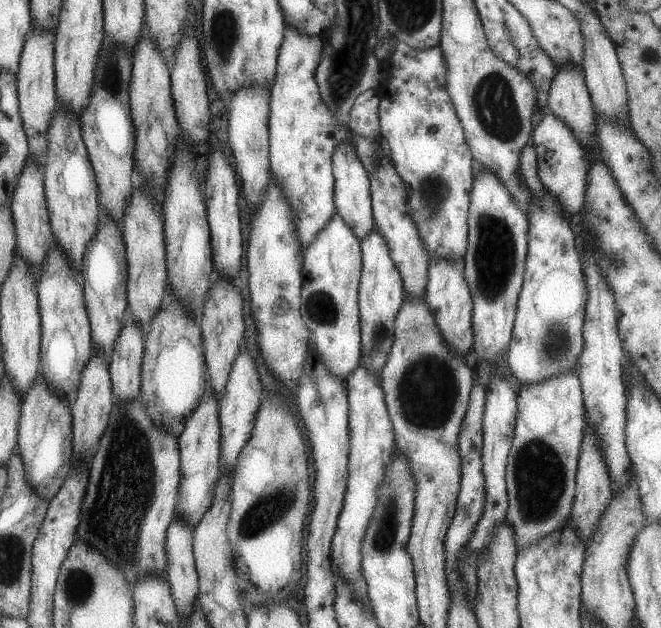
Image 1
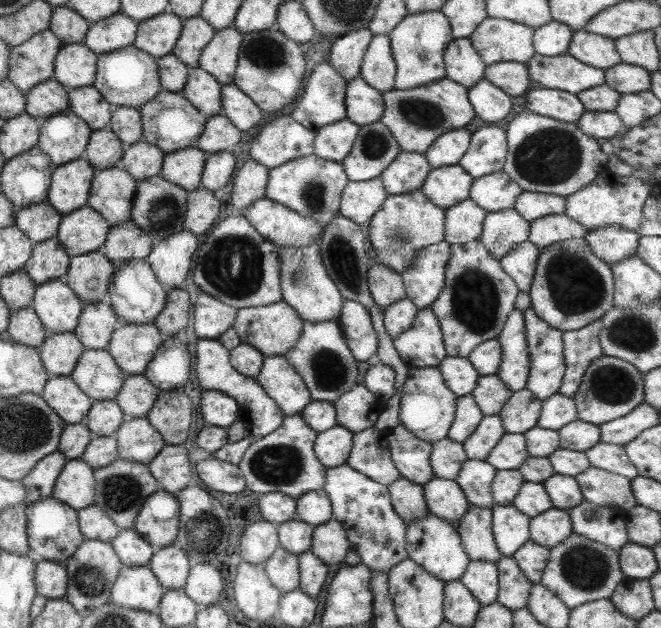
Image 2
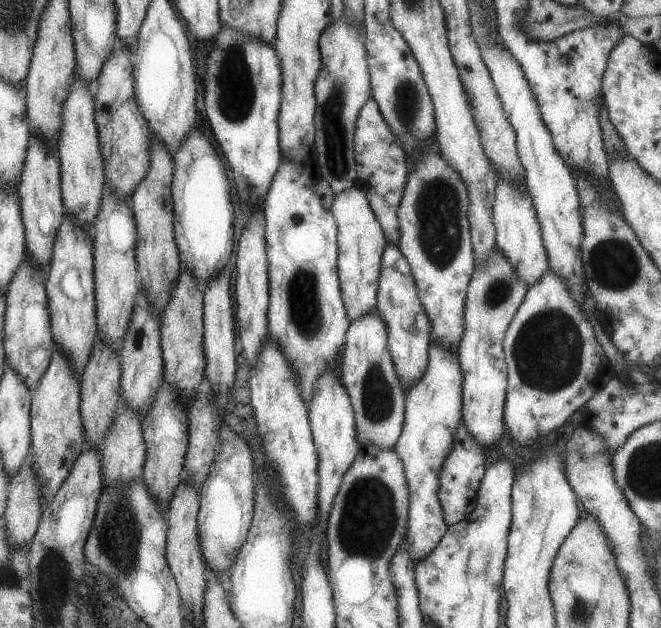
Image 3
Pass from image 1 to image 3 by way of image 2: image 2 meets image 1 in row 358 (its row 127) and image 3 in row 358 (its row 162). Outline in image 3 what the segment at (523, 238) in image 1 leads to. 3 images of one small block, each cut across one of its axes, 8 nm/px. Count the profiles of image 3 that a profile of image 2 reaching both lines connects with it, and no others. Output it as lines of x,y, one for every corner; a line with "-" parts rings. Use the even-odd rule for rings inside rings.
494,248
485,263
472,270
466,288
463,315
463,332
456,350
462,374
461,421
468,433
481,448
490,448
501,438
506,364
502,338
517,307
523,300
527,286
513,272
506,258

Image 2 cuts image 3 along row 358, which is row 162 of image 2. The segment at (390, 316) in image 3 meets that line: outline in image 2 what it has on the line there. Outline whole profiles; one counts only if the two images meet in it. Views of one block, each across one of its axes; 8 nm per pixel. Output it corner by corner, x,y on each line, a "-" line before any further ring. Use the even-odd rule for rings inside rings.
399,151
378,177
387,195
405,195
421,188
430,169
424,153

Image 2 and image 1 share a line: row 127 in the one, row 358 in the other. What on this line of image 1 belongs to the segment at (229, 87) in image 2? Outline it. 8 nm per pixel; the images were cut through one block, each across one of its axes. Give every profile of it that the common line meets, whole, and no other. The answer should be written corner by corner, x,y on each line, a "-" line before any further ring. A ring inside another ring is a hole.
241,350
241,352
237,354
237,358
233,360
233,364
231,364
225,390
223,390
221,398
218,399
217,415
220,439
220,455
218,460
221,473
227,472
227,474
232,474
237,454
240,452
241,448
243,448
243,444
249,440
249,434
251,434
251,429
253,428
253,420
255,420
255,413
259,410
262,395
261,382
259,378
257,378
253,358
251,358
245,350

